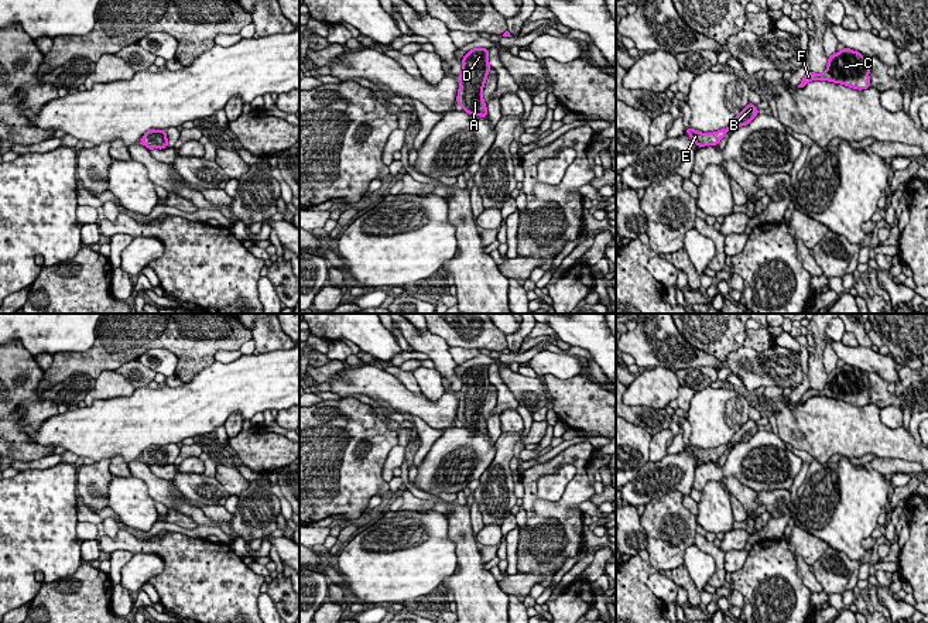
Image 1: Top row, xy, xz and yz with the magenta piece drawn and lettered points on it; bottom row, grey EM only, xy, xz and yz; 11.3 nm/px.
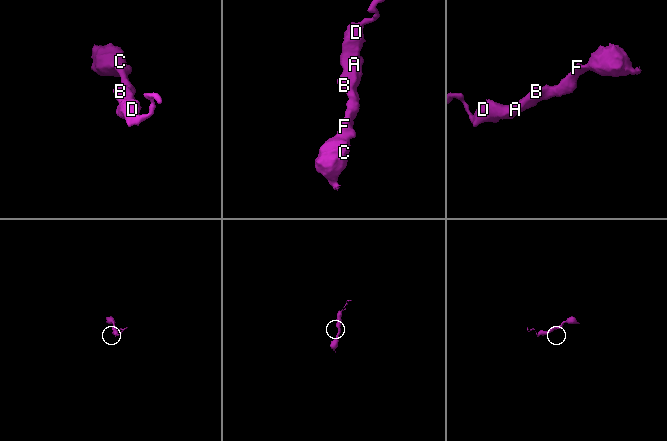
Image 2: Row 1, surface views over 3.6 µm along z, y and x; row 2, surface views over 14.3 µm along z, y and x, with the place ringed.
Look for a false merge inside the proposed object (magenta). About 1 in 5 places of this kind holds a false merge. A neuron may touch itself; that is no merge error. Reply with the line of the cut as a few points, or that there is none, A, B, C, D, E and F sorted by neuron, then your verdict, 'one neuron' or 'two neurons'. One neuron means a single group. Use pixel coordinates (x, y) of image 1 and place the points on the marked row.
no cut | A B C D E F | one neuron

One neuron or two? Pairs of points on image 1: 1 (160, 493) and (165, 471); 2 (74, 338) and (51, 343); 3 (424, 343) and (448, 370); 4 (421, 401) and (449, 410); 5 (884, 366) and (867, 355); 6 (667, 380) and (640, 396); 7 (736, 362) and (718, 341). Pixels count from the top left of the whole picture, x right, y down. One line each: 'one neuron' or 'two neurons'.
1: two neurons
2: one neuron
3: one neuron
4: one neuron
5: one neuron
6: one neuron
7: two neurons

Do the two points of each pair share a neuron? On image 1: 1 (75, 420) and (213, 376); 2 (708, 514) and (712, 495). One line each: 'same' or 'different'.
1: same
2: same

